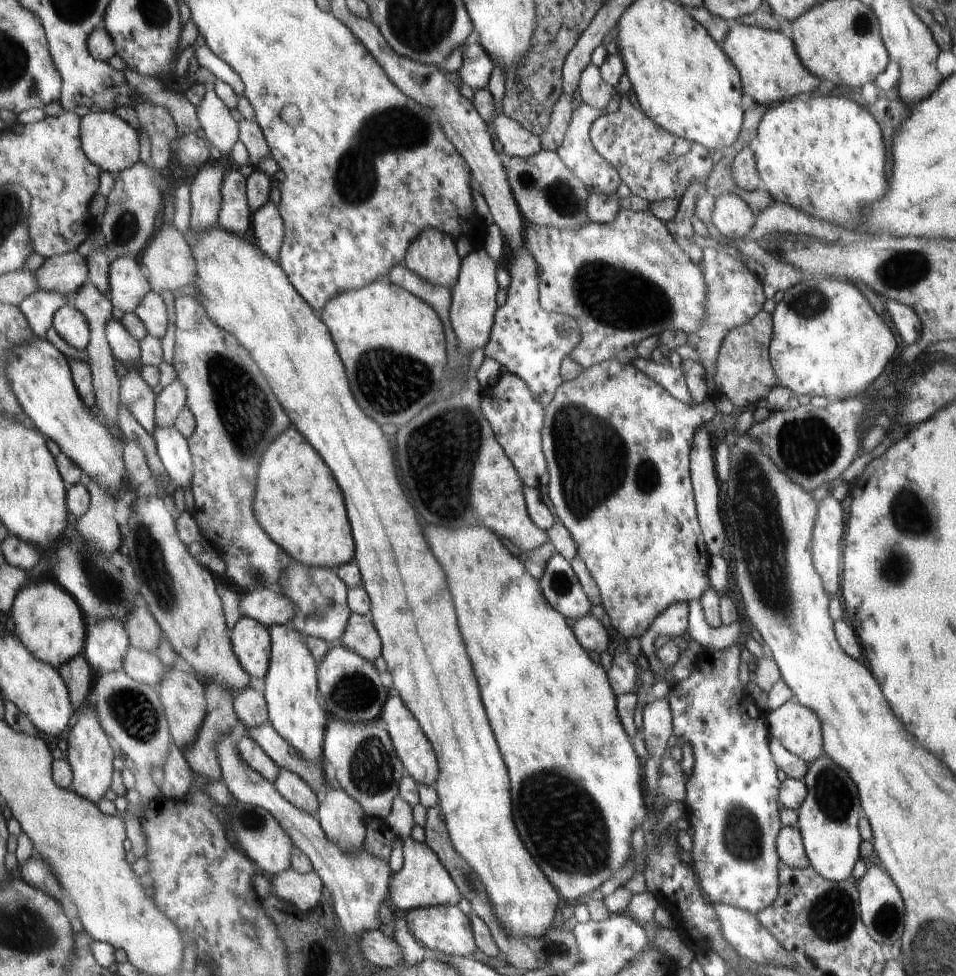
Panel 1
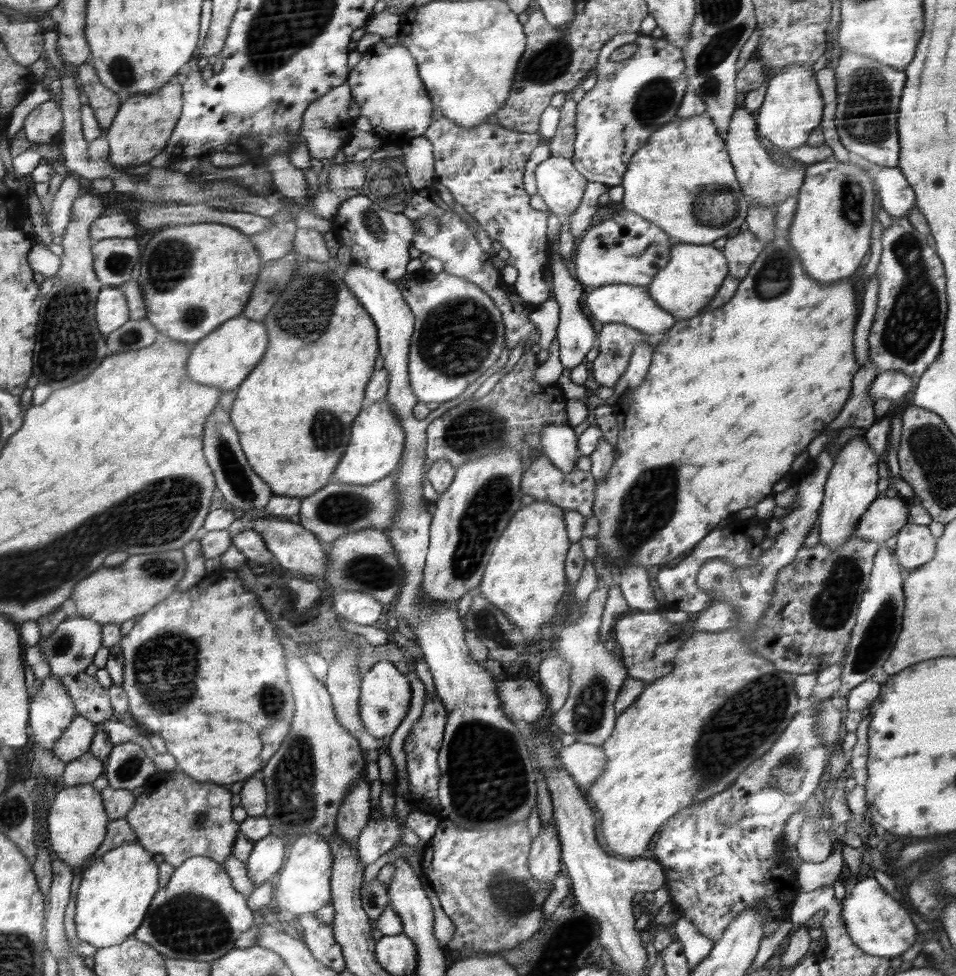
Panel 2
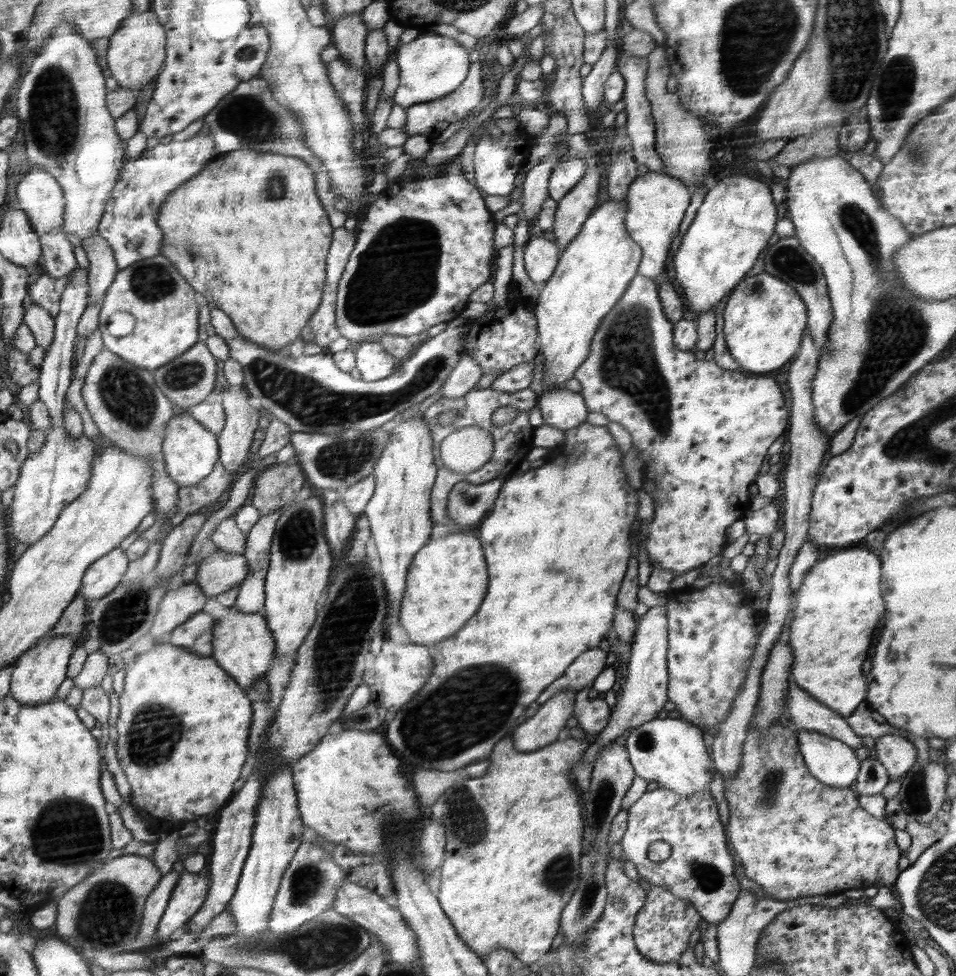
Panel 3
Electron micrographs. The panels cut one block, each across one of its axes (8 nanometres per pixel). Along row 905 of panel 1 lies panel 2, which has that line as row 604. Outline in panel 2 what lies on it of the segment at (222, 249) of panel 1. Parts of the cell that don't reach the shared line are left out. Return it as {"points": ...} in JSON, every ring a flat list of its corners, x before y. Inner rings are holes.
{"points":[[534,501,529,506,514,514,508,528,500,536,493,555,489,559,488,568,478,585,481,595,498,608,501,614,522,632,526,640,534,640,540,632,540,626,548,622,556,614,558,600,564,596,566,578,564,578,564,558,570,547,568,528,563,510,549,502]]}

